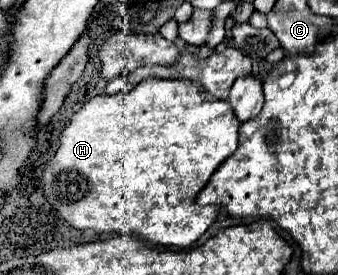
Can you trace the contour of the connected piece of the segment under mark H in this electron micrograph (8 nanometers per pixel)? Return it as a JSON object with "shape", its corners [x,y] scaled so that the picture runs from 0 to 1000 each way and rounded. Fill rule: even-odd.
{"shape":[[[435,284],[435,291],[417,291],[382,335],[358,335],[358,342],[334,342],[334,349],[317,349],[317,342],[281,349],[281,356],[257,364],[234,407],[216,415],[210,444],[192,458],[192,473],[175,495],[175,545],[163,553],[163,567],[139,589],[139,611],[127,618],[127,705],[145,727],[145,742],[169,764],[169,778],[228,836],[269,829],[293,851],[382,851],[382,858],[417,865],[417,873],[429,873],[441,887],[464,887],[464,895],[559,902],[636,807],[636,793],[648,778],[648,749],[589,749],[589,742],[577,742],[577,713],[618,662],[624,633],[654,604],[654,589],[666,589],[678,575],[678,560],[689,560],[701,545],[701,531],[707,531],[707,444],[678,385],[678,371],[618,356],[583,298]]]}

